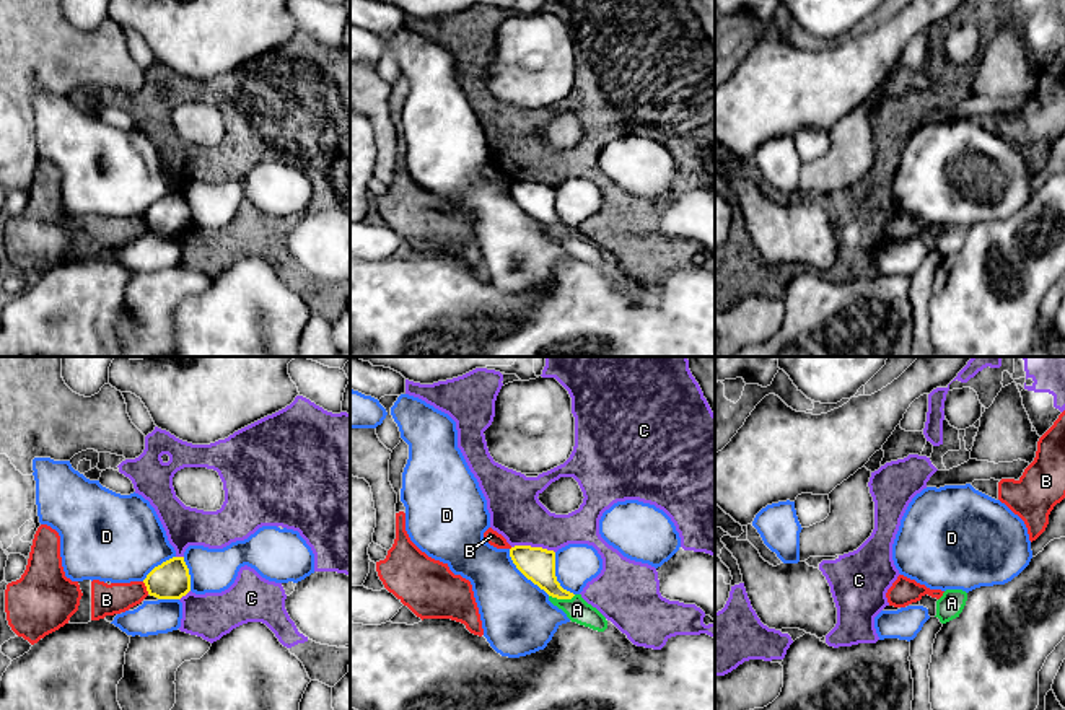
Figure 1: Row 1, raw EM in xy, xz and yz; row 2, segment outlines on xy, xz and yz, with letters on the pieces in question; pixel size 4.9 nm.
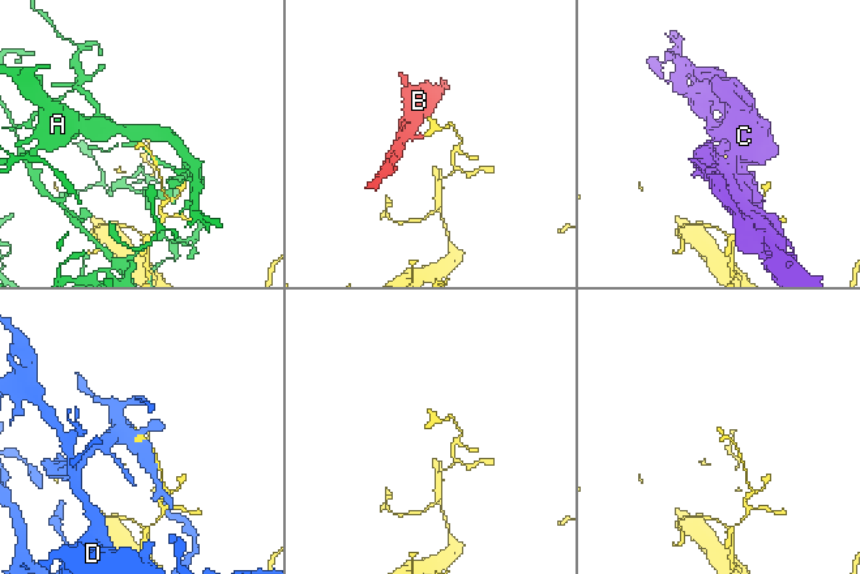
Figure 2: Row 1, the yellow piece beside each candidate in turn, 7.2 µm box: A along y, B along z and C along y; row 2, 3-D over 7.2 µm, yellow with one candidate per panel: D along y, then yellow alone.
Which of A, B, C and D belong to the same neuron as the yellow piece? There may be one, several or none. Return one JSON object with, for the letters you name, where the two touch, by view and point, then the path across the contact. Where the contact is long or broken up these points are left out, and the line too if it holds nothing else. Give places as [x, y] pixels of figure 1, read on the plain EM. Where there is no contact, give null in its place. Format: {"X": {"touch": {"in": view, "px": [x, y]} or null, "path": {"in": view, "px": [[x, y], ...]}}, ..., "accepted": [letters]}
{"accepted": []}

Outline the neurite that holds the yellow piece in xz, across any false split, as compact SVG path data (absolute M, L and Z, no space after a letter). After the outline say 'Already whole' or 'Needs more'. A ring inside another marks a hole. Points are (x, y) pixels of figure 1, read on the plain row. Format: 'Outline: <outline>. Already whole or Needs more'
Outline: M515 181L510 192L516 204L534 220L557 234L572 234L575 230L563 225L555 212L555 187L542 182Z. Already whole

